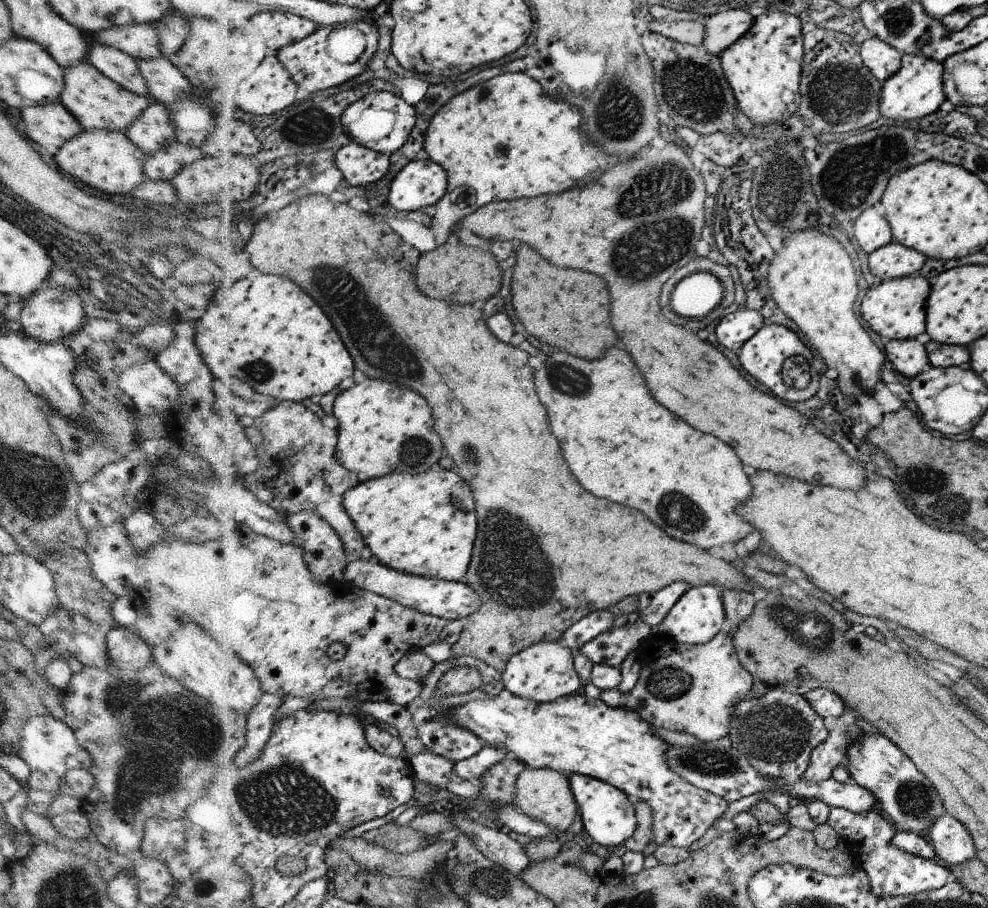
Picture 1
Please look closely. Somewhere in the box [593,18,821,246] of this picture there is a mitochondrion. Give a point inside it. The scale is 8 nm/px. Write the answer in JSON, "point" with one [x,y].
{"point":[690,88]}

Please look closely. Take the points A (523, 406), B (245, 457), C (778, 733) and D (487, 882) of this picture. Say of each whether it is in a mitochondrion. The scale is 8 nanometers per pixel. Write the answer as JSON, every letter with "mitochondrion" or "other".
{"A":"other","B":"other","C":"mitochondrion","D":"mitochondrion"}

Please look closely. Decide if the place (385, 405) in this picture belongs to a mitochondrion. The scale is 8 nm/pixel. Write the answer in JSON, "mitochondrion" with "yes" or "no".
{"mitochondrion":"no"}

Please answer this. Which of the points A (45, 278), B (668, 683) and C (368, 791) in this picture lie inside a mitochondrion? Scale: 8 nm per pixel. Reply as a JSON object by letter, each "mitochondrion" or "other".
{"A":"other","B":"mitochondrion","C":"other"}

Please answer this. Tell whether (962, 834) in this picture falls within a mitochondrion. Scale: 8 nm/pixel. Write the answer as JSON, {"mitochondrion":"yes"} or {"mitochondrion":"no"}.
{"mitochondrion":"no"}

